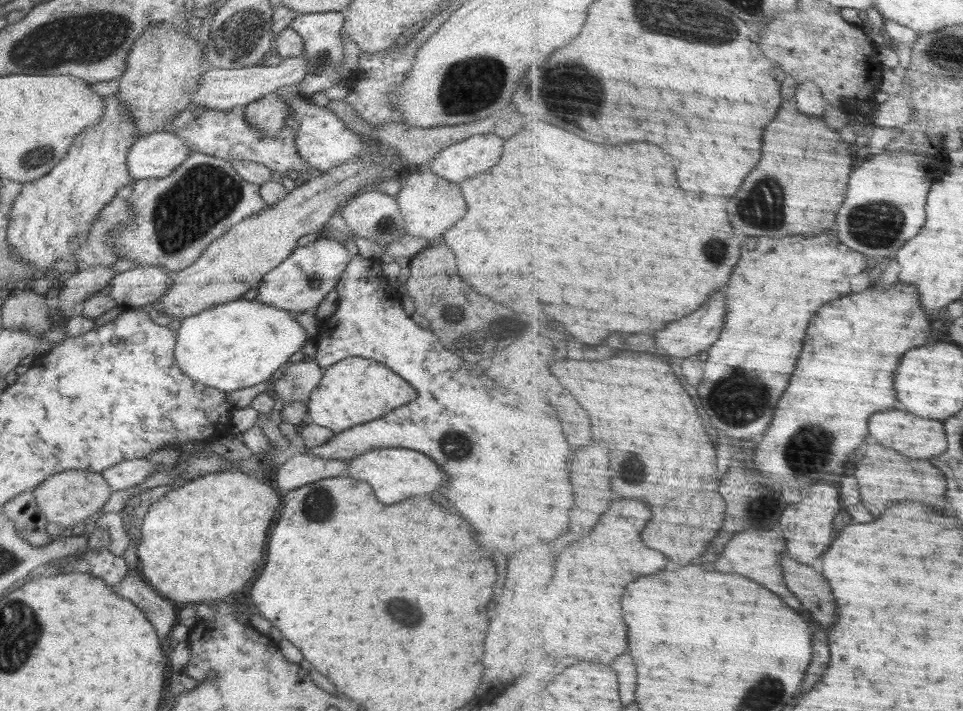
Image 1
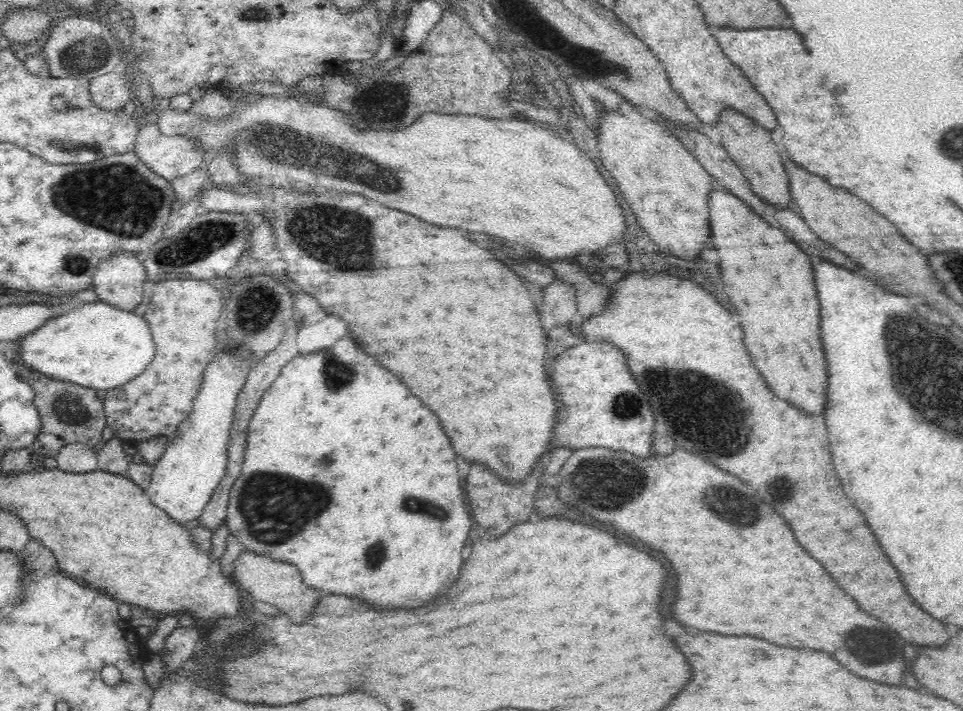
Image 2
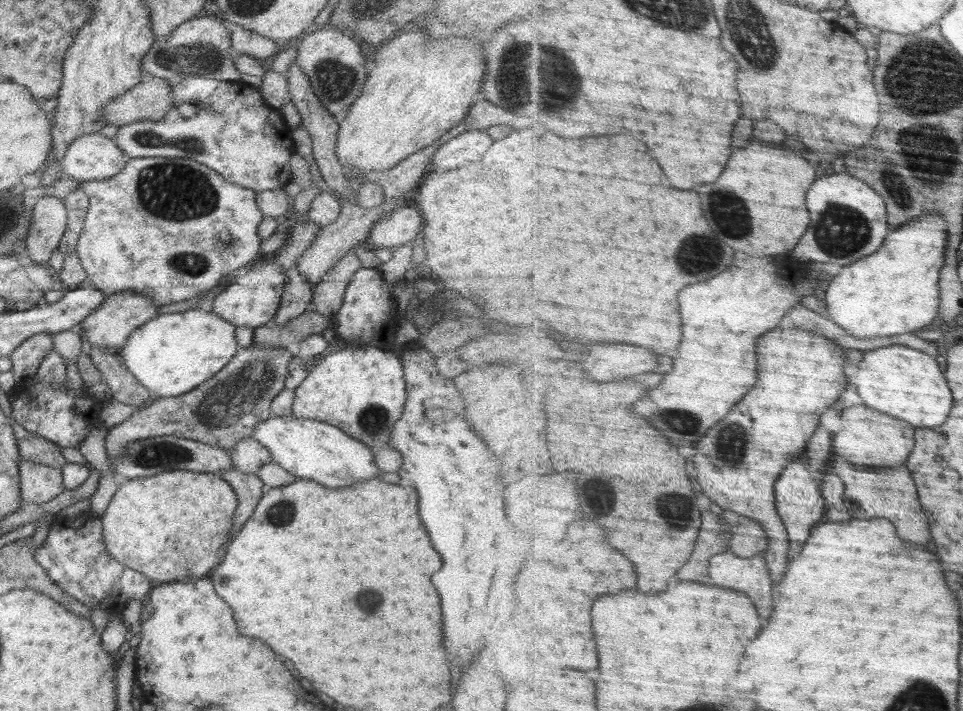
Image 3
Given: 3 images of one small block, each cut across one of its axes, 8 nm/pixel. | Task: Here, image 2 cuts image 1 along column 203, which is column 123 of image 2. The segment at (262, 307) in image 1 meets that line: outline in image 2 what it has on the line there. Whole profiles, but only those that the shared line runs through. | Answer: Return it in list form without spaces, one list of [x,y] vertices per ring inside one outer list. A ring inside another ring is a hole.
[[[101,301],[49,318],[37,329],[21,338],[17,353],[26,366],[24,372],[33,370],[54,381],[109,391],[136,378],[155,355],[155,343],[144,317]]]

